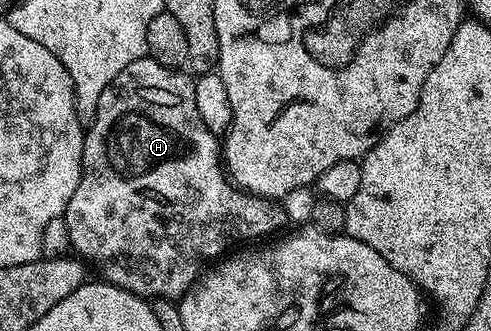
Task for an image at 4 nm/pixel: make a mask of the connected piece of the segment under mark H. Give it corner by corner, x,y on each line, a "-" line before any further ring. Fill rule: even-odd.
148,58
131,62
123,74
119,74
103,90
103,98
99,98
99,106
92,124
88,125
81,155
81,177
79,186
75,186
75,194
71,194
71,202
67,202
64,219
67,222
67,234
71,234
71,249
82,261
94,264
101,271
100,279
106,284
114,284
137,296
176,301
184,296
206,267
205,260
212,261
222,254
228,253
240,240
257,242
260,236
272,237
280,233
281,227
287,224
285,211
280,203
267,200
263,196
251,196
234,186
223,167
223,156
219,151
219,140
214,132
203,126
203,118
199,118
199,106
195,106
195,86
184,71
168,68

